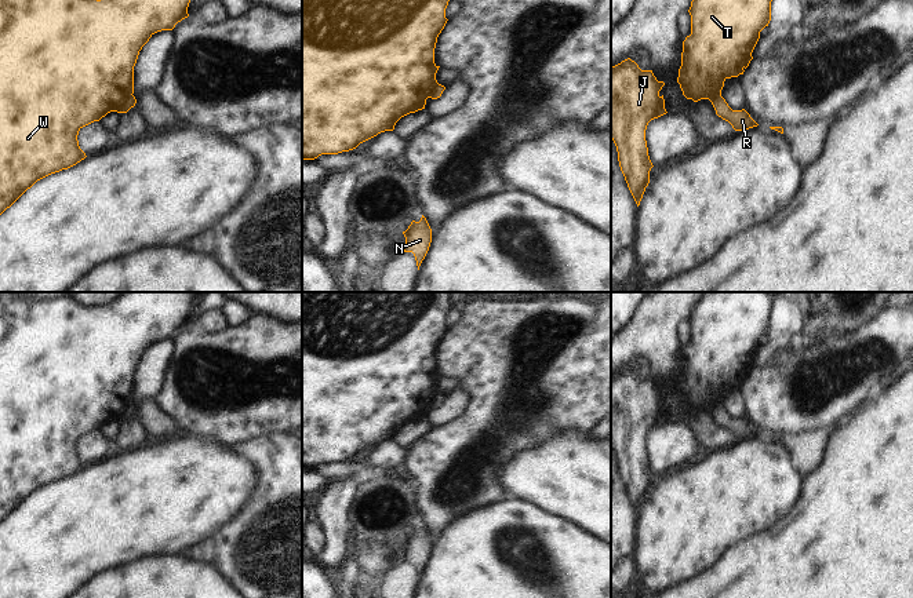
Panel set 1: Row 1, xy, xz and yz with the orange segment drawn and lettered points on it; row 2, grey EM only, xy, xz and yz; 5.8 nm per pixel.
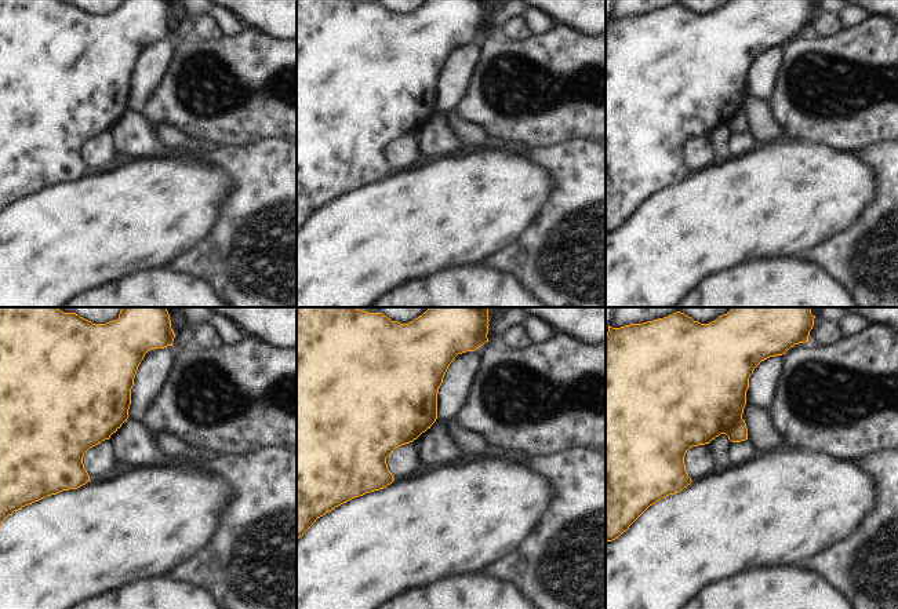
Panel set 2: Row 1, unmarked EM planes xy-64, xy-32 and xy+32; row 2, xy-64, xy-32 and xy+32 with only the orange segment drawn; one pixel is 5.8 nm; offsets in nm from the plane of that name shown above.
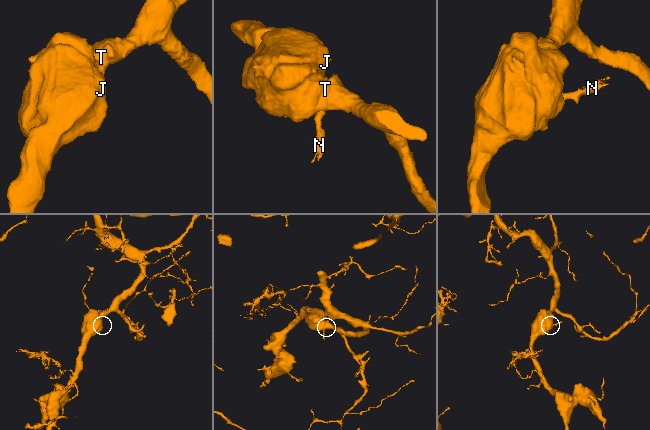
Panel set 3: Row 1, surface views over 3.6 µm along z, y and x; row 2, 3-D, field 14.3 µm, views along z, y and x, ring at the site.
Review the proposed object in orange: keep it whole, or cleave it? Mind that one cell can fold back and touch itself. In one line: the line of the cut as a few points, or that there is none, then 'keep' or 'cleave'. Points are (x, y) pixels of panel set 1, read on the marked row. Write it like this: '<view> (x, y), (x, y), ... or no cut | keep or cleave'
xy (131, 94), (116, 110) | cleave

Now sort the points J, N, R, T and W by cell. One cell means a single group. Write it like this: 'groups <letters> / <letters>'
groups J T W / N R

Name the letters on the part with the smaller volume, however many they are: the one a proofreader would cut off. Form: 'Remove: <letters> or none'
Remove: N, R

